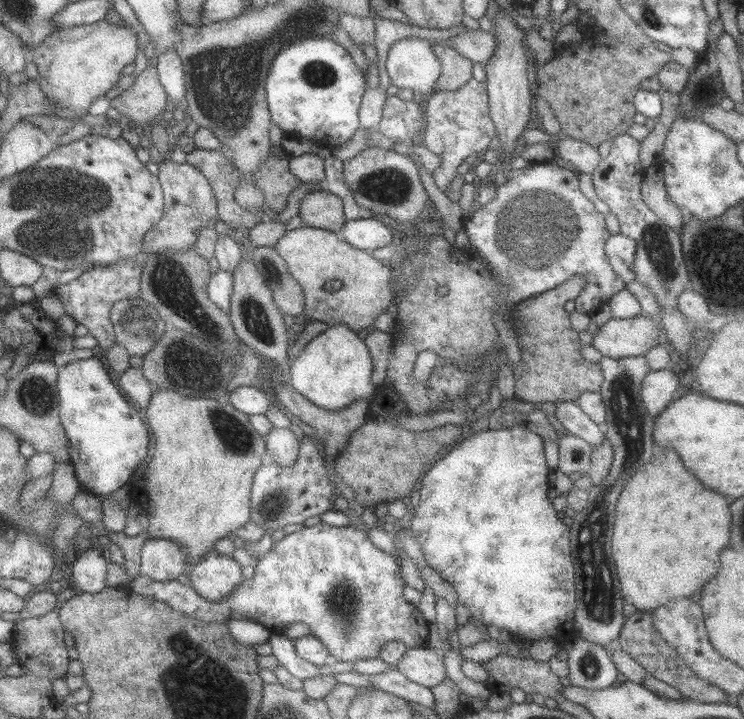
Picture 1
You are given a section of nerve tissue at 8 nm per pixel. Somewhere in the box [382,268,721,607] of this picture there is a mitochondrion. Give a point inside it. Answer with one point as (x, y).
(631, 429)

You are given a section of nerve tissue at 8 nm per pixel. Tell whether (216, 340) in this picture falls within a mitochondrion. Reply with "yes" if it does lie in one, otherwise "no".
no

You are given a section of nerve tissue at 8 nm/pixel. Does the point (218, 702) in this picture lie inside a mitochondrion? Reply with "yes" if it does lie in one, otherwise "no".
yes

